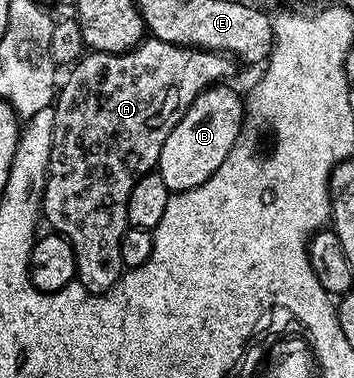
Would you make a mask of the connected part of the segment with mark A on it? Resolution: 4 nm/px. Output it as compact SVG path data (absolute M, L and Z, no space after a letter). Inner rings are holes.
M152 37L142 39L137 46L123 53L94 51L82 54L72 64L71 78L56 92L52 105L55 129L49 172L45 175L45 191L41 195L41 209L44 222L46 219L53 226L50 228L62 235L71 249L75 249L76 282L93 295L102 295L122 282L126 268L119 245L123 241L123 233L130 227L127 201L131 197L133 184L156 168L163 143L197 95L213 84L228 80L228 75L233 71L232 65L230 56L222 52L180 47Z

